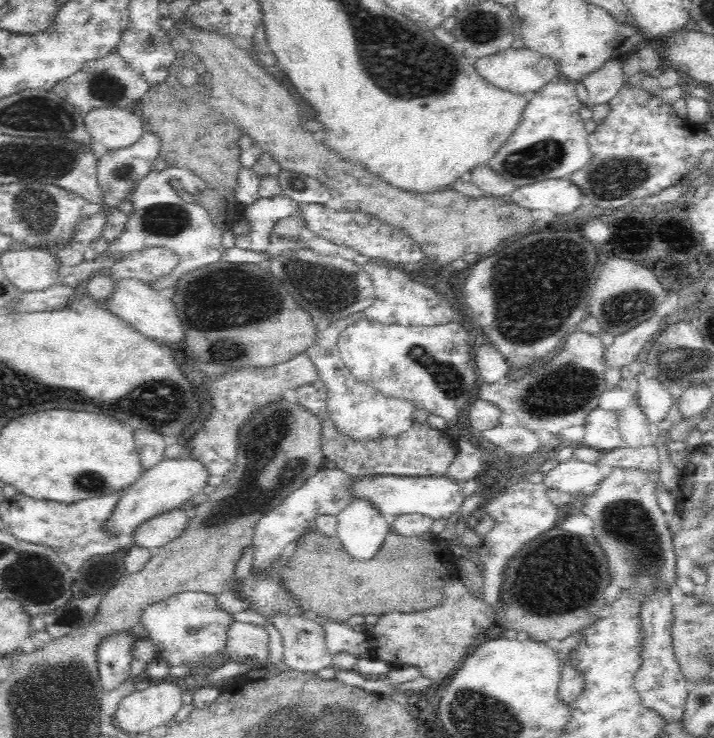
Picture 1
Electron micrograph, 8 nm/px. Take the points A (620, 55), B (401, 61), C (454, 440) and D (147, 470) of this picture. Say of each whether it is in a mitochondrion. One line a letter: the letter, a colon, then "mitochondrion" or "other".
A: other
B: mitochondrion
C: other
D: other

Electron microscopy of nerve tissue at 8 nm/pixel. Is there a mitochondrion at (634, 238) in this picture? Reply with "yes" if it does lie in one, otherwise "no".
no

